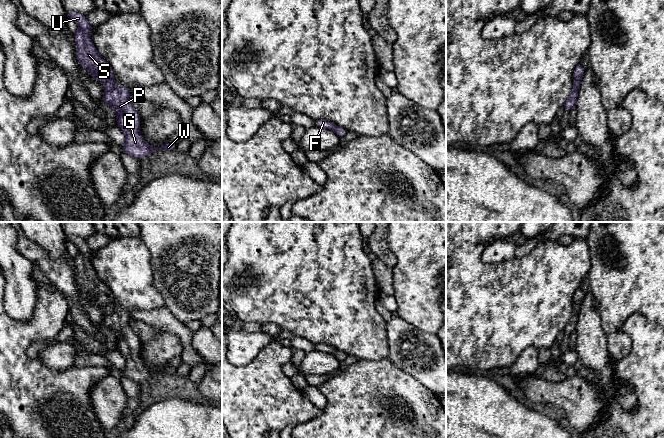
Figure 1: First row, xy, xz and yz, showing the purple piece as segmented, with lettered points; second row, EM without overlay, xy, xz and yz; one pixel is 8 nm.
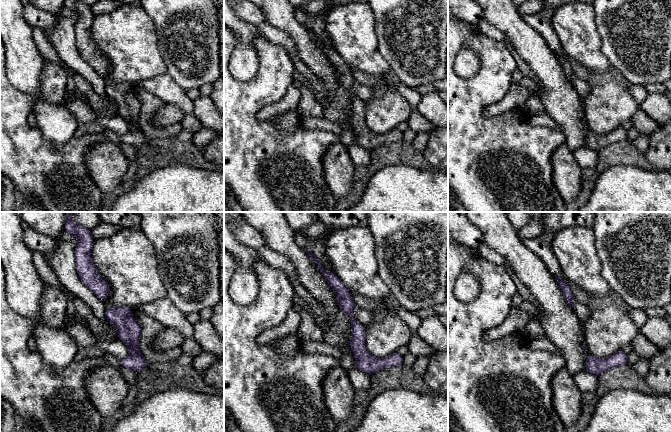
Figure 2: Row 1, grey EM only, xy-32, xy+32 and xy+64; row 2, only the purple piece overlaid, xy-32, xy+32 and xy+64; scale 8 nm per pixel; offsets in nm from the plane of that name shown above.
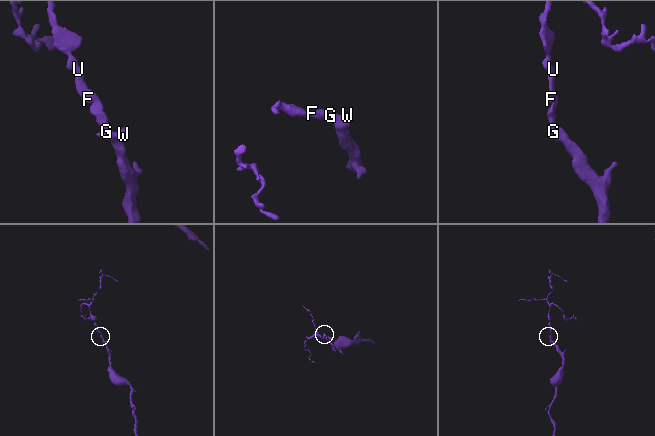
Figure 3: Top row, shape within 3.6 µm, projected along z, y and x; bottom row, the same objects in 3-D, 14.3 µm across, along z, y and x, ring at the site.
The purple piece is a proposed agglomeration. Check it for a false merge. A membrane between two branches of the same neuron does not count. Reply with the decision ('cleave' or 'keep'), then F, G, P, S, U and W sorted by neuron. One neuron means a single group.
keep; groups F G P S U W

